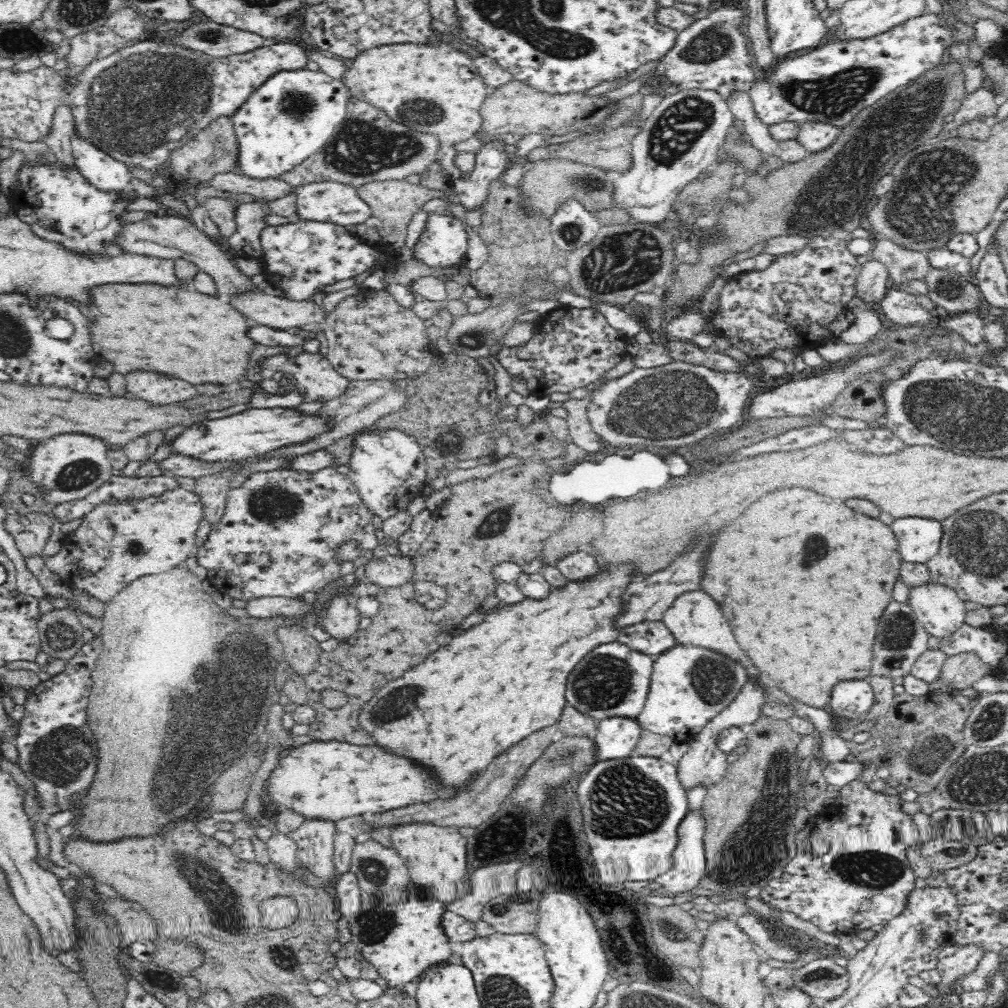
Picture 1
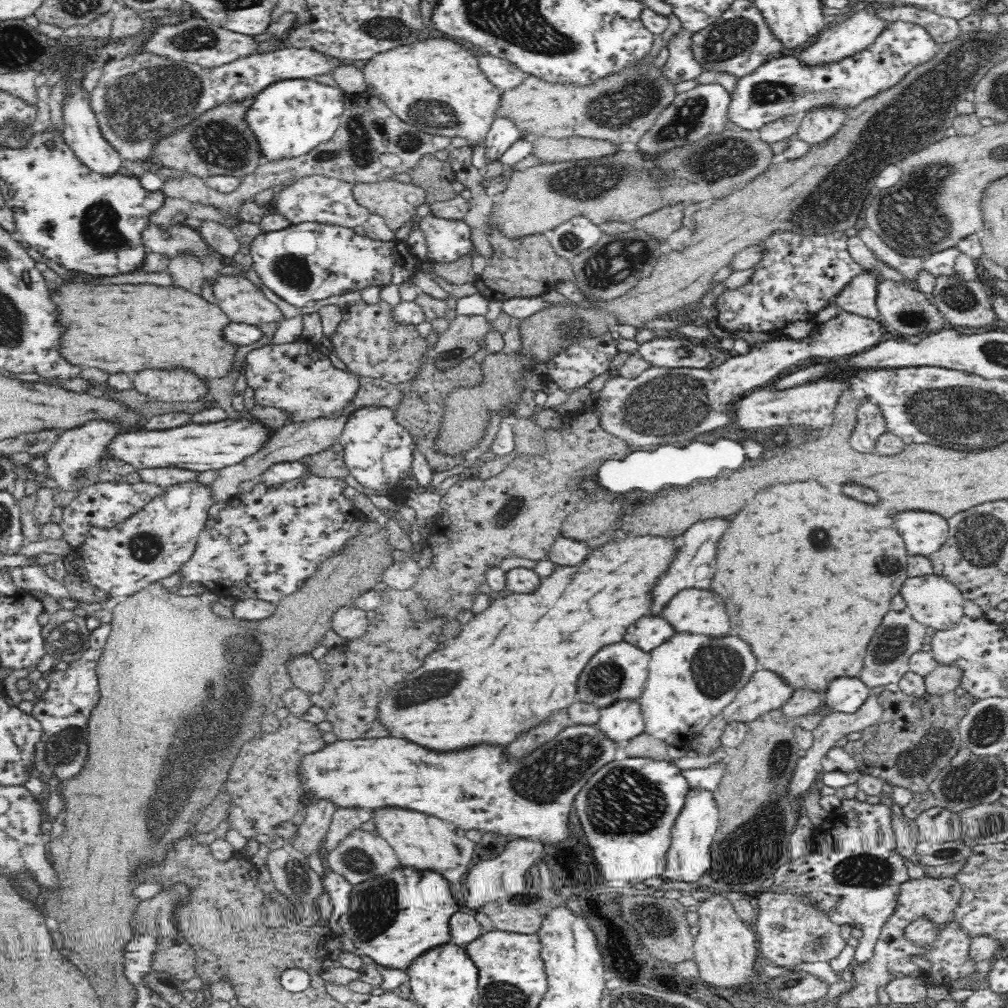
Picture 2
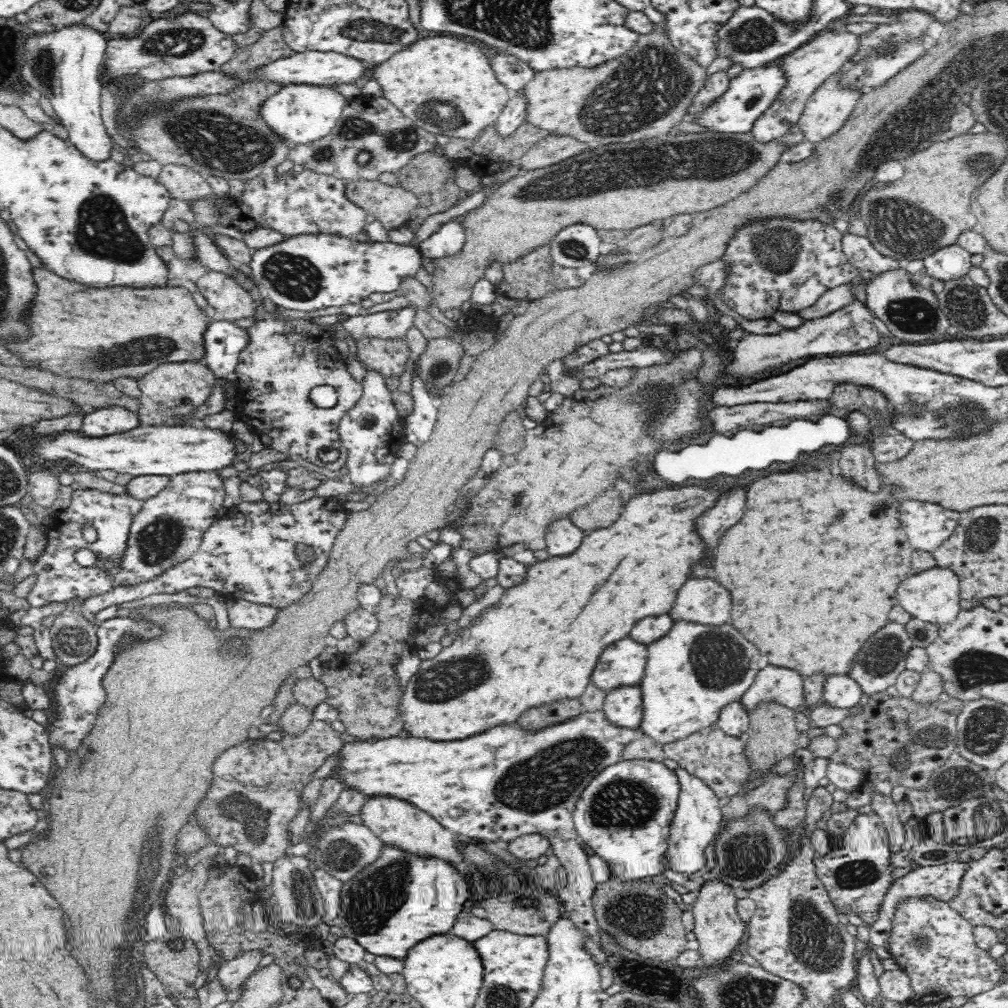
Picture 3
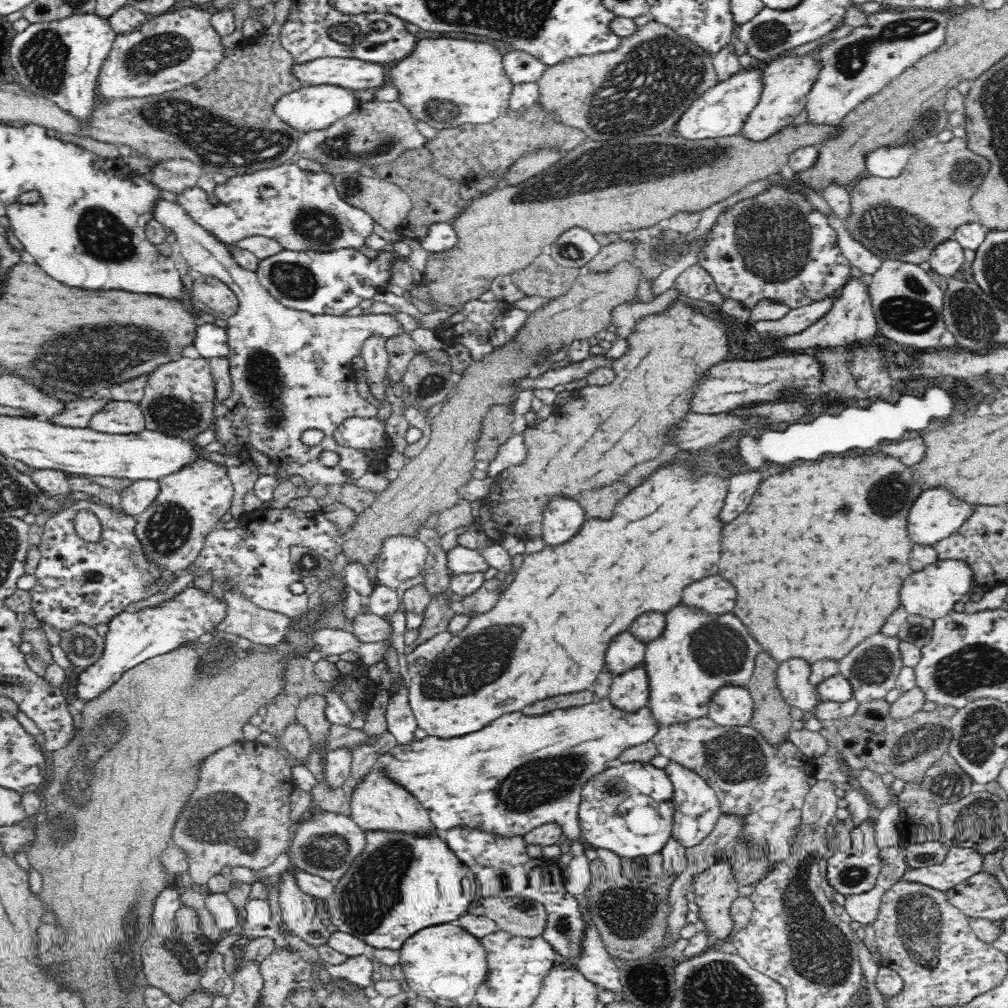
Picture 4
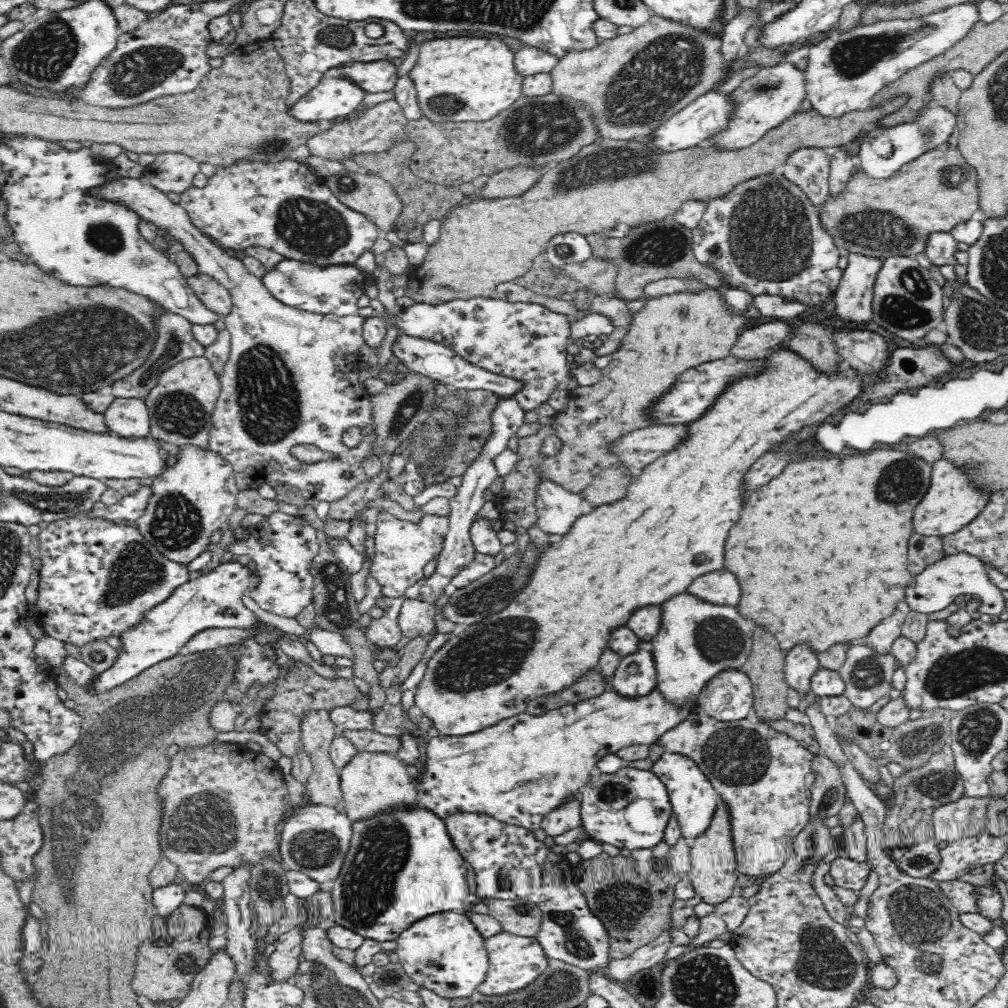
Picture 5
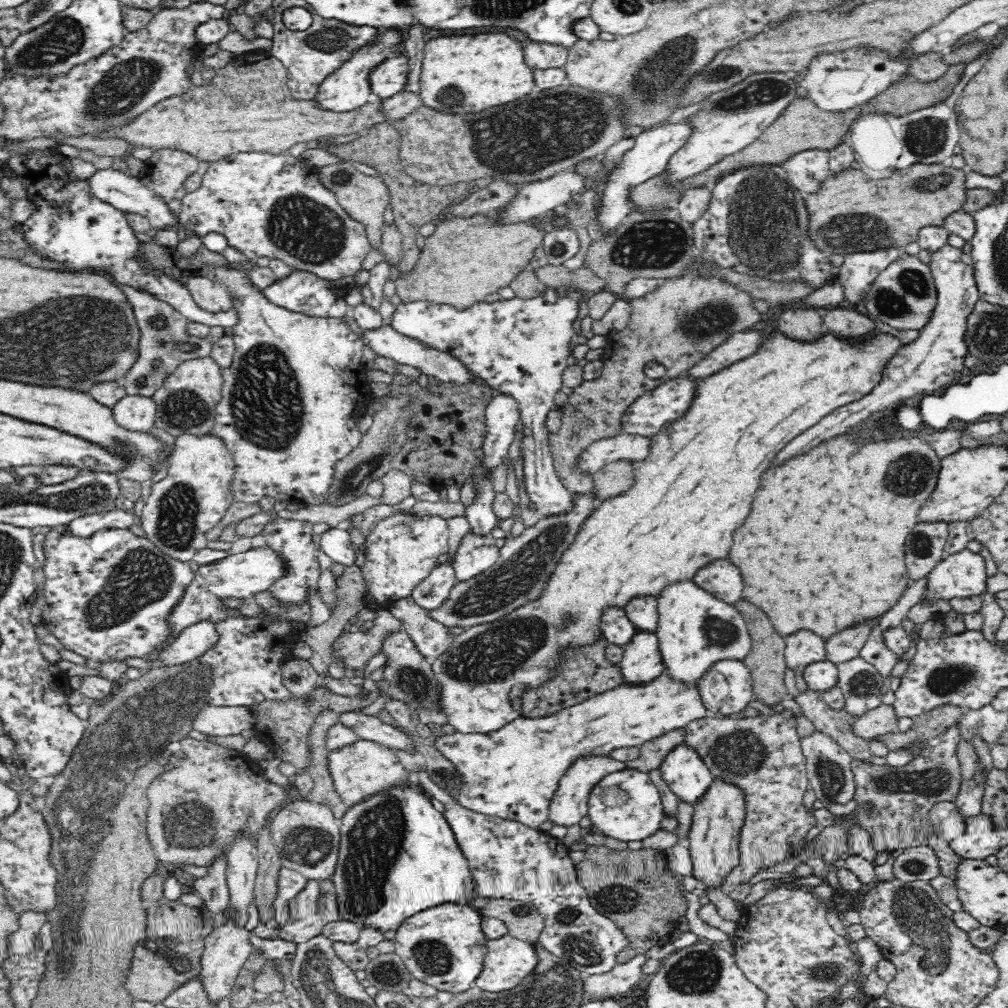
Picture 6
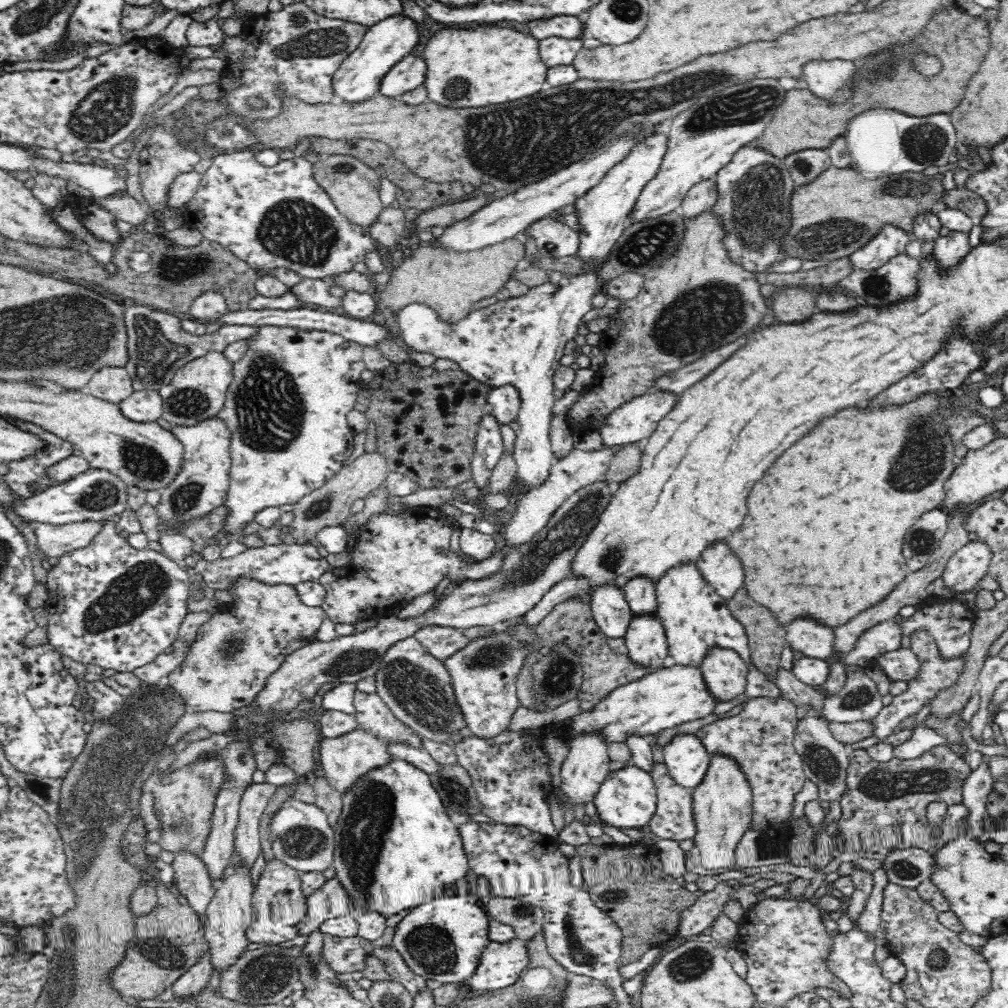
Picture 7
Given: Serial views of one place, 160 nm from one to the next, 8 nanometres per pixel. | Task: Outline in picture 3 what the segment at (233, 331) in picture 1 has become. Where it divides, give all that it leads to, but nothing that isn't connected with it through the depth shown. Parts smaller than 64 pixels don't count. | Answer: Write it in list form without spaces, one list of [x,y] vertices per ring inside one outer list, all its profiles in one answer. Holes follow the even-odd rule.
[[[34,270],[34,278],[40,286],[32,312],[34,337],[23,344],[9,347],[9,350],[16,351],[22,359],[38,361],[41,364],[40,370],[45,370],[50,375],[99,383],[114,381],[120,376],[138,380],[158,364],[200,362],[206,356],[204,340],[211,324],[186,287],[90,288],[86,284],[60,278],[48,270]]]

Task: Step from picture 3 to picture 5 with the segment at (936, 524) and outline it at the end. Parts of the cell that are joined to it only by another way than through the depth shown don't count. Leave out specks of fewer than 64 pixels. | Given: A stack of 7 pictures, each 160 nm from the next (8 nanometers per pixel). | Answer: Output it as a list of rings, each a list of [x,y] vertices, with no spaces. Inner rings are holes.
[[[944,460],[931,465],[929,489],[924,493],[918,506],[914,508],[914,533],[920,536],[945,537],[958,532],[963,526],[972,522],[985,507],[990,496],[975,490],[965,474]]]

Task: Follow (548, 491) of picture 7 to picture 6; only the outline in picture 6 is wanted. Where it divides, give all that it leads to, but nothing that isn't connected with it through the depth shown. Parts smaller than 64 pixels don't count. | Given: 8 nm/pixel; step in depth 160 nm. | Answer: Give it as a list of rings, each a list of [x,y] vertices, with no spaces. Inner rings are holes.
[[[697,266],[682,278],[662,280],[658,290],[646,294],[639,299],[629,299],[633,314],[628,327],[621,332],[607,336],[605,353],[600,359],[603,362],[602,375],[596,380],[584,382],[574,388],[561,411],[561,427],[554,433],[547,434],[548,445],[554,458],[556,474],[562,484],[575,494],[591,493],[593,489],[592,474],[610,462],[625,461],[638,465],[651,456],[653,441],[640,433],[626,433],[623,417],[628,406],[634,403],[646,392],[655,390],[660,382],[666,382],[679,375],[686,374],[692,366],[696,366],[705,356],[719,348],[736,332],[746,332],[761,320],[761,314],[752,307],[754,299],[747,293],[726,284],[717,278],[703,278],[697,274]],[[648,362],[662,364],[666,369],[660,382],[647,381],[644,375],[644,365]]]

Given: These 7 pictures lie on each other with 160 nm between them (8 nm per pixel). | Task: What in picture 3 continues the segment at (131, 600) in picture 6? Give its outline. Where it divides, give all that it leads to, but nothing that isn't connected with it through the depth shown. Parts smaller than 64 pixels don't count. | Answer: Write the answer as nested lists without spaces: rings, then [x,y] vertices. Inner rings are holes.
[[[92,487],[74,490],[71,504],[64,510],[56,511],[51,523],[45,528],[47,546],[33,566],[36,582],[26,597],[28,604],[31,607],[43,607],[54,602],[68,604],[74,598],[82,602],[87,596],[114,590],[109,576],[97,566],[97,563],[91,567],[81,566],[74,560],[74,554],[81,548],[88,548],[96,554],[97,561],[104,557],[117,561],[124,550],[133,516],[140,512],[144,501],[140,497],[130,495],[130,491],[108,494]],[[86,526],[97,532],[94,543],[83,540],[82,532]]]

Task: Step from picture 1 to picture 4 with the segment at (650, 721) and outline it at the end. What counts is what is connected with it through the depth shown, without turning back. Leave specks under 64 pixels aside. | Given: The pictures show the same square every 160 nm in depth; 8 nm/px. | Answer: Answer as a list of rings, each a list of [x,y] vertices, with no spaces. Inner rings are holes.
[[[678,606],[672,612],[668,612],[665,619],[667,627],[658,638],[647,643],[644,659],[649,690],[646,707],[649,708],[653,724],[658,730],[670,728],[672,724],[684,724],[707,716],[712,698],[724,687],[746,689],[754,674],[756,658],[760,652],[763,652],[760,644],[756,644],[752,636],[748,636],[744,624],[740,624],[740,620],[736,620],[736,616],[732,614],[716,618],[694,608],[690,610],[689,607]]]

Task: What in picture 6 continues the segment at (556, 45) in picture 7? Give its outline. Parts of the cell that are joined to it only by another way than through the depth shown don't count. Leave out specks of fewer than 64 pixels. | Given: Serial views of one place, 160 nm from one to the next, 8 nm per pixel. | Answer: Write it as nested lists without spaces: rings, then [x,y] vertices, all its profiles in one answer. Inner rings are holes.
[[[532,41],[532,44],[524,46],[524,62],[533,71],[563,68],[566,64],[568,50],[568,48],[553,46],[553,44]]]

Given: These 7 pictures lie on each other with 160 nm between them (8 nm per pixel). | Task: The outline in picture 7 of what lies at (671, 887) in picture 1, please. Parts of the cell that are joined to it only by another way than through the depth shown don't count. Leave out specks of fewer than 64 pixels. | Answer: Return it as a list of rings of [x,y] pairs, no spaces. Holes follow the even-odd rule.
[[[678,734],[663,748],[663,763],[674,785],[692,790],[703,782],[710,756],[695,734]]]

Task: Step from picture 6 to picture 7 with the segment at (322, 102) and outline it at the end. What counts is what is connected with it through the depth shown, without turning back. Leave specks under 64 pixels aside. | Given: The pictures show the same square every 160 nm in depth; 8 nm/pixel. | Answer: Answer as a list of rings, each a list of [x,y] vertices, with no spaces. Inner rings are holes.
[[[404,14],[381,20],[369,27],[361,43],[340,63],[332,75],[330,87],[335,101],[358,104],[372,98],[379,92],[379,84],[385,72],[404,56],[410,55],[423,36]]]

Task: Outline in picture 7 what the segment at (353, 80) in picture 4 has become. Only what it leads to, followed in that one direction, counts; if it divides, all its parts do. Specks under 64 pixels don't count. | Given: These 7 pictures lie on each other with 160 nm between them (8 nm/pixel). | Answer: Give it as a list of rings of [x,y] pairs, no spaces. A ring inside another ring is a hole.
[[[404,56],[385,72],[379,84],[379,93],[390,98],[398,98],[402,93],[420,87],[424,82],[425,68],[421,56]]]

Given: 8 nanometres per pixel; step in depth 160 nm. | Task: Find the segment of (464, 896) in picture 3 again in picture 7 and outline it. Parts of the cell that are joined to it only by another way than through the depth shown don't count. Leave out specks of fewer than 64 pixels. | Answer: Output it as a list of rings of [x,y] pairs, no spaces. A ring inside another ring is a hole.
[[[395,757],[392,758],[392,762],[388,766],[370,772],[368,776],[364,776],[355,788],[352,788],[343,796],[342,814],[334,830],[335,856],[333,857],[333,867],[336,869],[335,878],[347,892],[349,906],[351,906],[350,914],[355,919],[362,913],[366,914],[366,911],[377,911],[377,914],[387,919],[390,916],[394,916],[394,914],[398,914],[398,912],[404,912],[404,910],[411,911],[412,908],[416,908],[420,904],[426,904],[426,902],[430,902],[434,898],[456,896],[458,895],[458,882],[468,874],[469,861],[463,848],[464,845],[461,843],[460,832],[458,832],[458,829],[456,829],[456,826],[450,819],[448,810],[443,806],[440,796],[434,790],[429,774],[417,766]]]

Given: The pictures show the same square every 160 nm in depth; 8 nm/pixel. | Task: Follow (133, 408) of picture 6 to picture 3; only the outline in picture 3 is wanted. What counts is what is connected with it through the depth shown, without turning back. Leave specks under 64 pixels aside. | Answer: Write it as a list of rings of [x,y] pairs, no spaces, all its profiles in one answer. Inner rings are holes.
[[[118,406],[96,408],[83,418],[82,426],[76,431],[81,436],[88,436],[88,439],[100,439],[104,436],[120,434],[142,424],[138,422],[138,413]]]

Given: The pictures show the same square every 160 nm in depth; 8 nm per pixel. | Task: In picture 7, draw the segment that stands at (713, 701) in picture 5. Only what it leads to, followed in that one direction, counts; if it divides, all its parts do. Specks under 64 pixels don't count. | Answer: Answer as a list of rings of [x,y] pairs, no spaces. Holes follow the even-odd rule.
[[[714,648],[699,670],[709,695],[718,703],[730,702],[746,690],[748,668],[737,652]]]

